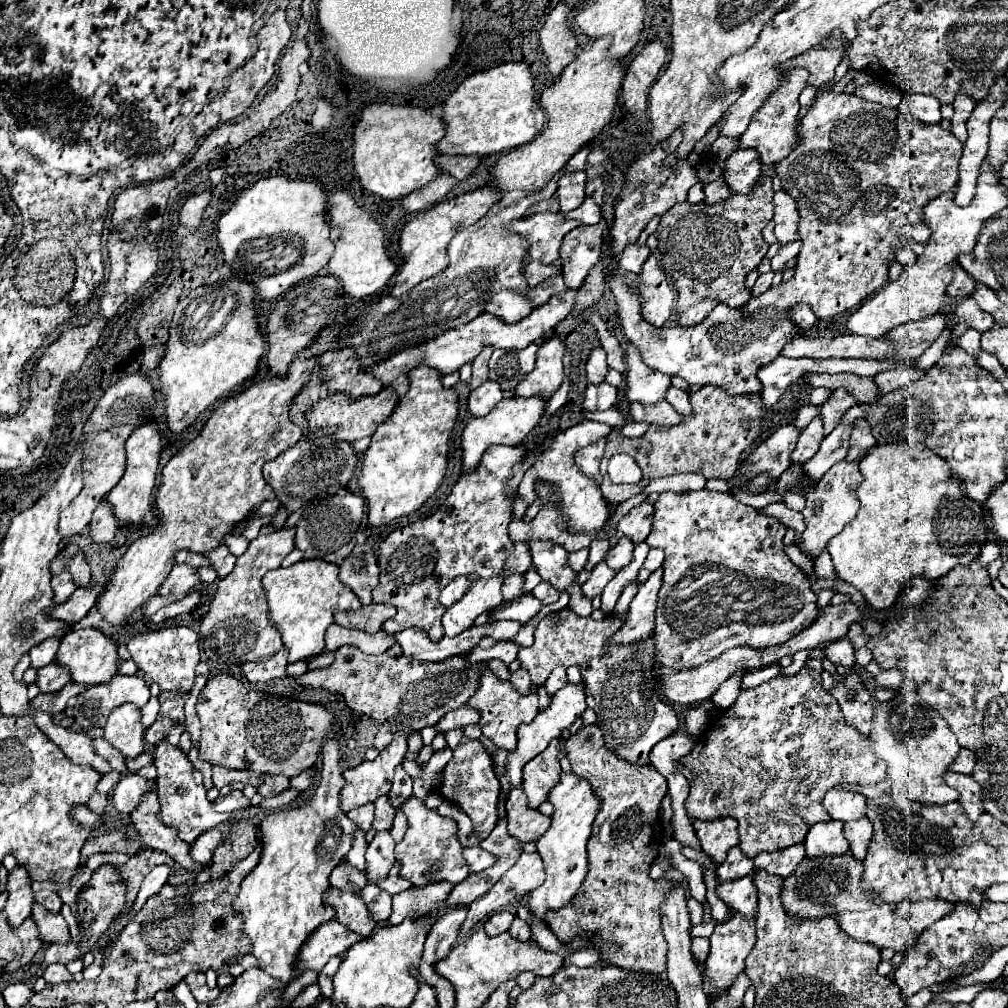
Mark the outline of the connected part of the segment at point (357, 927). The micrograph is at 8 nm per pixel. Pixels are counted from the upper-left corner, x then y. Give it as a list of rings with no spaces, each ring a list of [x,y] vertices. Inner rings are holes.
[[[330,887],[326,891],[324,903],[336,909],[336,921],[346,925],[350,931],[358,933],[360,937],[370,937],[376,921],[370,917],[360,891],[340,891],[336,887]]]

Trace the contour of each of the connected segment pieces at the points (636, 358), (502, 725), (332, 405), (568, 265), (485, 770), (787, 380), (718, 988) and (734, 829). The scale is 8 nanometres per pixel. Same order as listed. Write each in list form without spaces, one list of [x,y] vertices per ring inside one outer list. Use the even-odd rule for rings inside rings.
[[[628,345],[626,349],[626,365],[628,371],[624,375],[624,383],[626,399],[630,403],[658,403],[666,399],[666,391],[672,387],[670,377],[648,367],[634,345]]]
[[[488,671],[482,677],[478,693],[474,693],[474,697],[468,701],[468,705],[474,707],[474,709],[478,709],[482,713],[482,719],[478,723],[480,729],[482,729],[482,733],[486,737],[490,737],[498,747],[514,751],[518,725],[532,721],[536,717],[536,713],[538,713],[538,693],[520,695],[510,681],[502,681],[492,671]]]
[[[384,387],[382,393],[378,393],[374,397],[366,395],[366,397],[358,397],[358,399],[354,399],[346,393],[336,393],[326,399],[320,399],[318,405],[306,413],[306,419],[312,427],[310,431],[306,431],[306,435],[316,437],[316,441],[320,441],[322,437],[330,437],[330,435],[334,439],[342,439],[342,441],[356,441],[362,437],[372,437],[376,427],[392,415],[396,405],[398,405],[398,395],[394,393],[392,387]]]
[[[600,221],[598,225],[578,227],[564,237],[560,249],[562,277],[570,289],[580,289],[592,265],[598,263],[604,231],[606,231],[606,221]]]
[[[462,737],[460,745],[454,751],[454,757],[450,759],[450,763],[442,769],[442,777],[438,779],[438,785],[434,787],[436,793],[440,793],[444,799],[452,801],[454,805],[458,805],[474,823],[474,833],[478,835],[478,839],[486,839],[490,835],[490,831],[496,827],[498,823],[498,795],[500,795],[500,783],[494,775],[494,761],[492,755],[482,747],[482,743],[478,739],[468,739]]]
[[[778,357],[758,371],[764,383],[764,409],[768,411],[788,385],[808,373],[856,373],[860,377],[874,377],[884,369],[898,367],[892,363],[872,359],[788,359]]]
[[[732,911],[730,919],[726,923],[720,923],[714,929],[714,935],[710,937],[710,955],[704,963],[704,993],[708,997],[716,997],[718,993],[726,993],[734,979],[744,971],[744,961],[750,955],[754,943],[756,943],[756,919],[746,919],[740,913]]]
[[[722,817],[714,821],[694,821],[694,829],[702,843],[702,849],[720,865],[726,853],[738,845],[738,821],[732,817]]]

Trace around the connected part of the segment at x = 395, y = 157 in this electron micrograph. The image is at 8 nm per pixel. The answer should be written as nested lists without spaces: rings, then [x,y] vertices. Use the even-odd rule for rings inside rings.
[[[372,103],[372,105],[368,105],[364,111],[362,111],[362,121],[356,125],[356,133],[354,133],[354,171],[356,171],[356,175],[360,177],[360,183],[362,183],[362,187],[366,189],[366,191],[370,191],[370,193],[376,193],[376,195],[380,195],[380,197],[384,197],[384,199],[402,199],[402,197],[406,197],[406,195],[410,195],[414,189],[420,189],[420,187],[424,187],[426,183],[430,183],[430,181],[434,181],[438,175],[440,175],[440,167],[436,165],[436,159],[438,159],[438,149],[436,149],[436,145],[438,145],[438,141],[444,137],[444,121],[442,121],[442,117],[440,115],[432,115],[430,111],[426,111],[424,107],[410,107],[410,105],[406,105],[406,107],[400,107],[400,105],[388,105],[388,103]]]

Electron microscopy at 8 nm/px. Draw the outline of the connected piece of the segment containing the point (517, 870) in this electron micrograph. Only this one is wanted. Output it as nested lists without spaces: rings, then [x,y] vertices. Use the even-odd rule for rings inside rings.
[[[524,853],[518,863],[510,867],[486,895],[478,897],[478,901],[472,901],[468,917],[464,919],[458,937],[468,935],[474,925],[488,919],[492,913],[502,911],[504,907],[524,899],[528,893],[542,885],[544,877],[546,871],[542,865],[542,857],[538,853]]]

